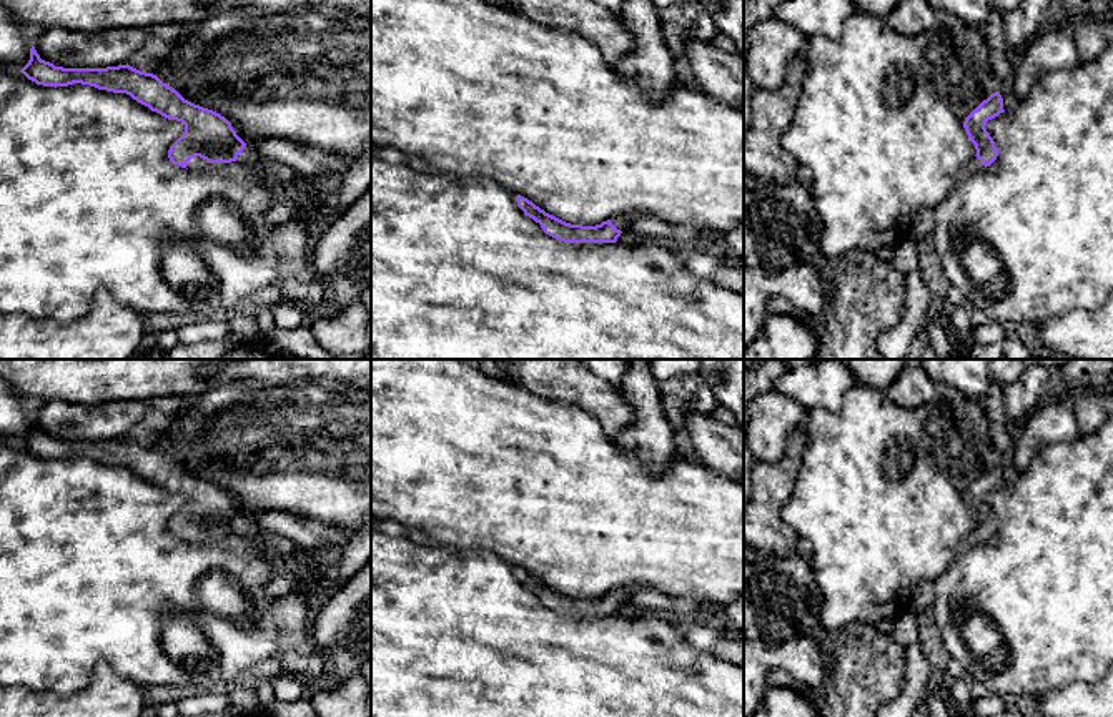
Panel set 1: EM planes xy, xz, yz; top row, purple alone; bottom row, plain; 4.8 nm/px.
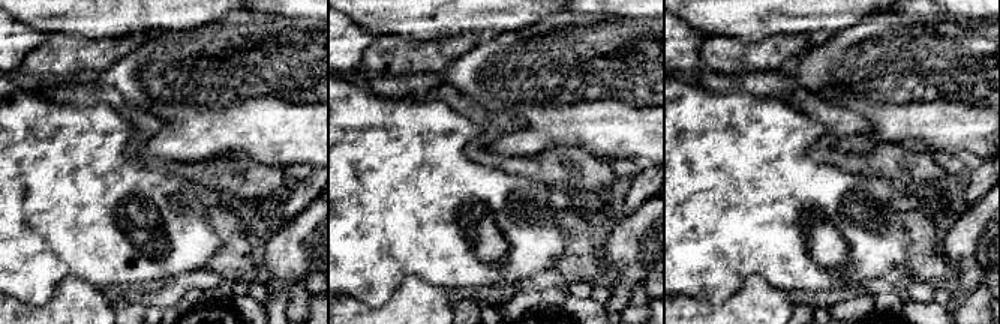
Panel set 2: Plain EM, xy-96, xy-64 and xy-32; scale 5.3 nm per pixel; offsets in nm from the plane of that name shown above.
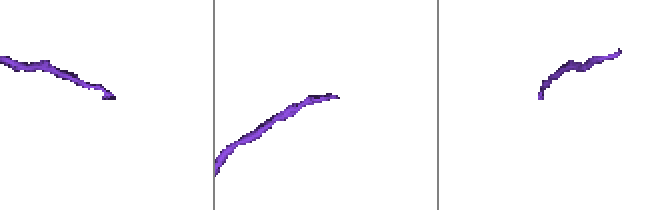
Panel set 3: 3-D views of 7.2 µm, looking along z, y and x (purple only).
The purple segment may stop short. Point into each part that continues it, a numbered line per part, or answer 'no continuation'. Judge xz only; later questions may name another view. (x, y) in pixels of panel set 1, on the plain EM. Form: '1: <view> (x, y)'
1: xz (623, 594)

